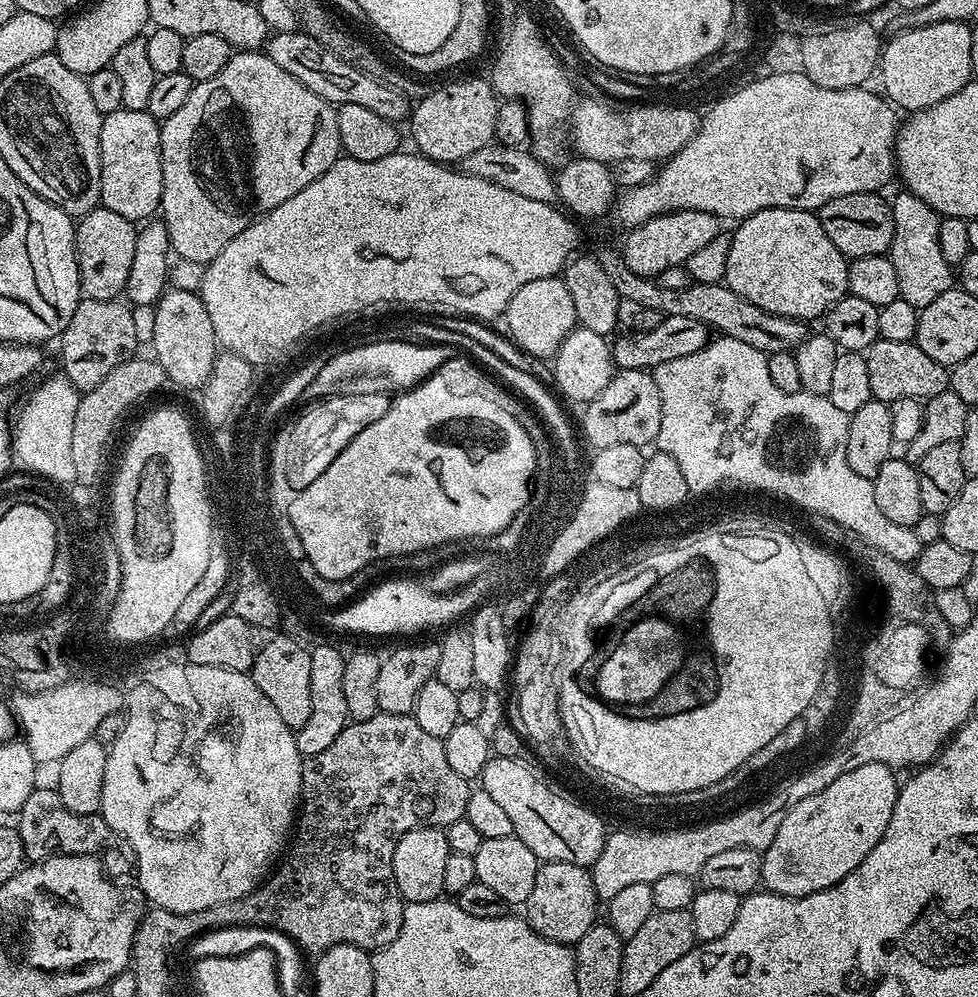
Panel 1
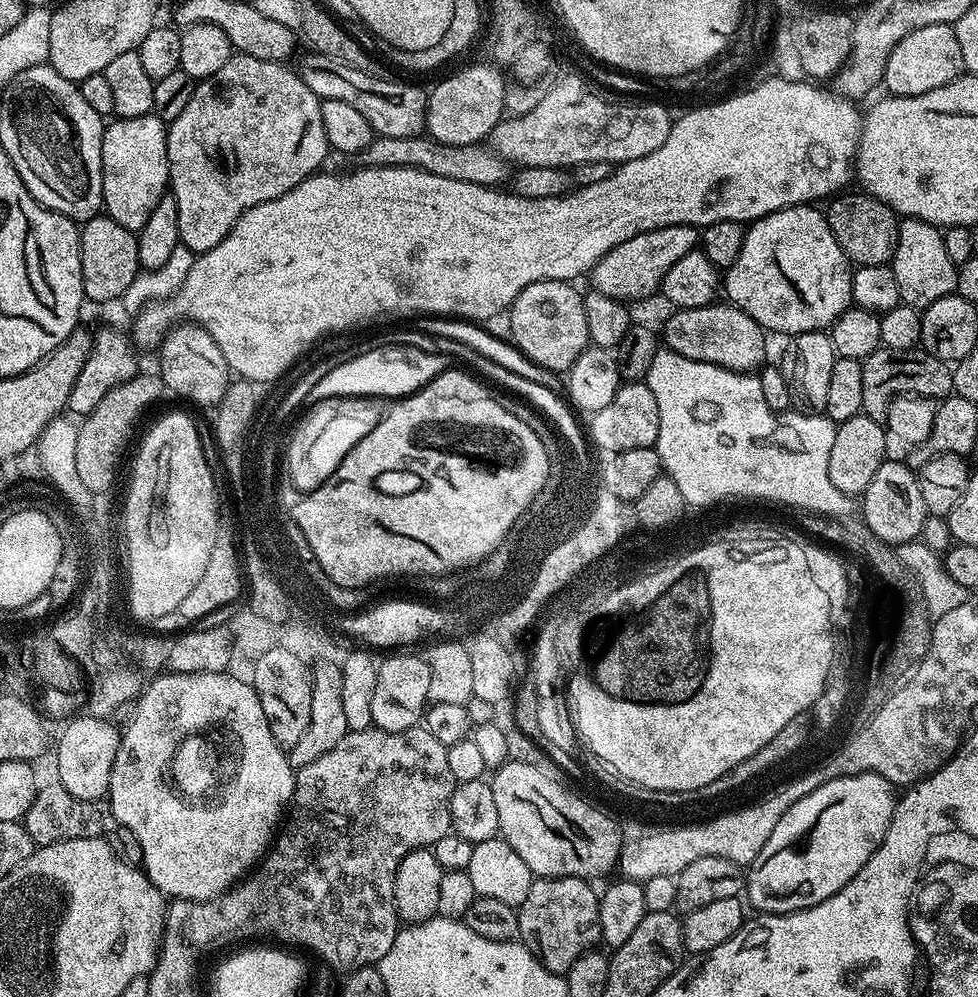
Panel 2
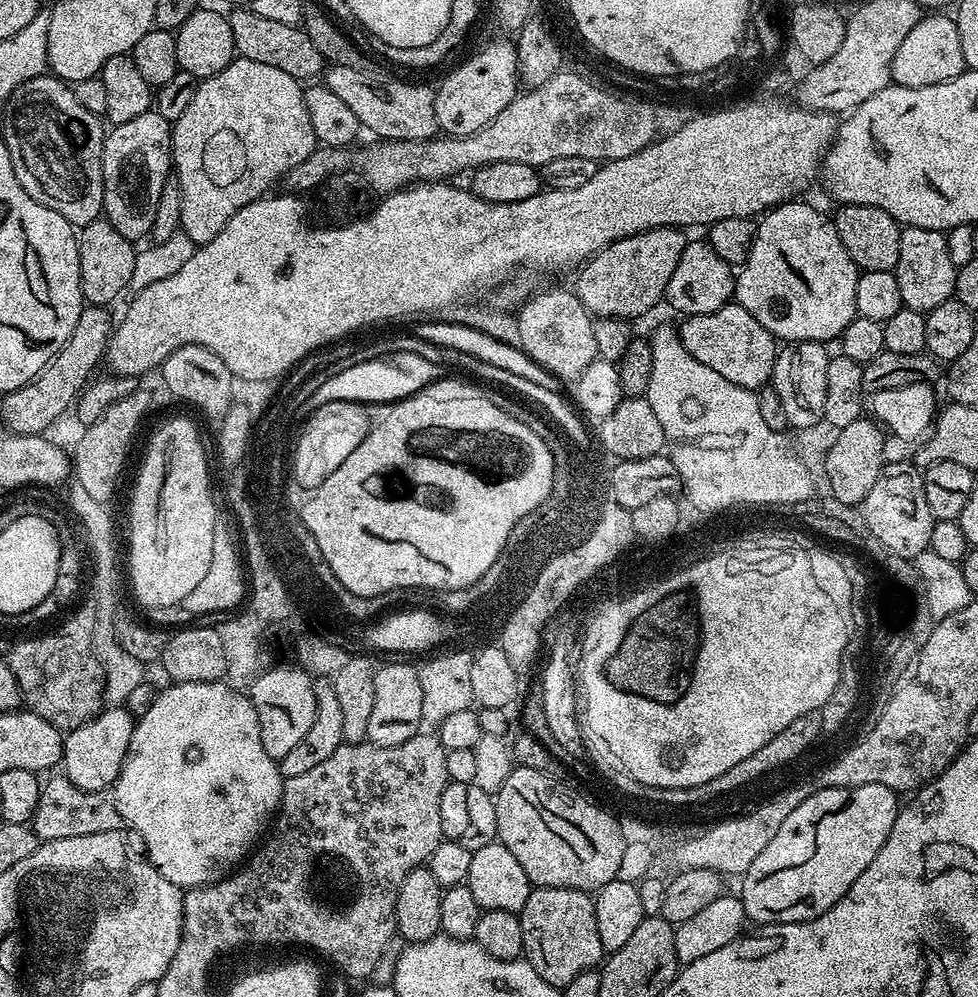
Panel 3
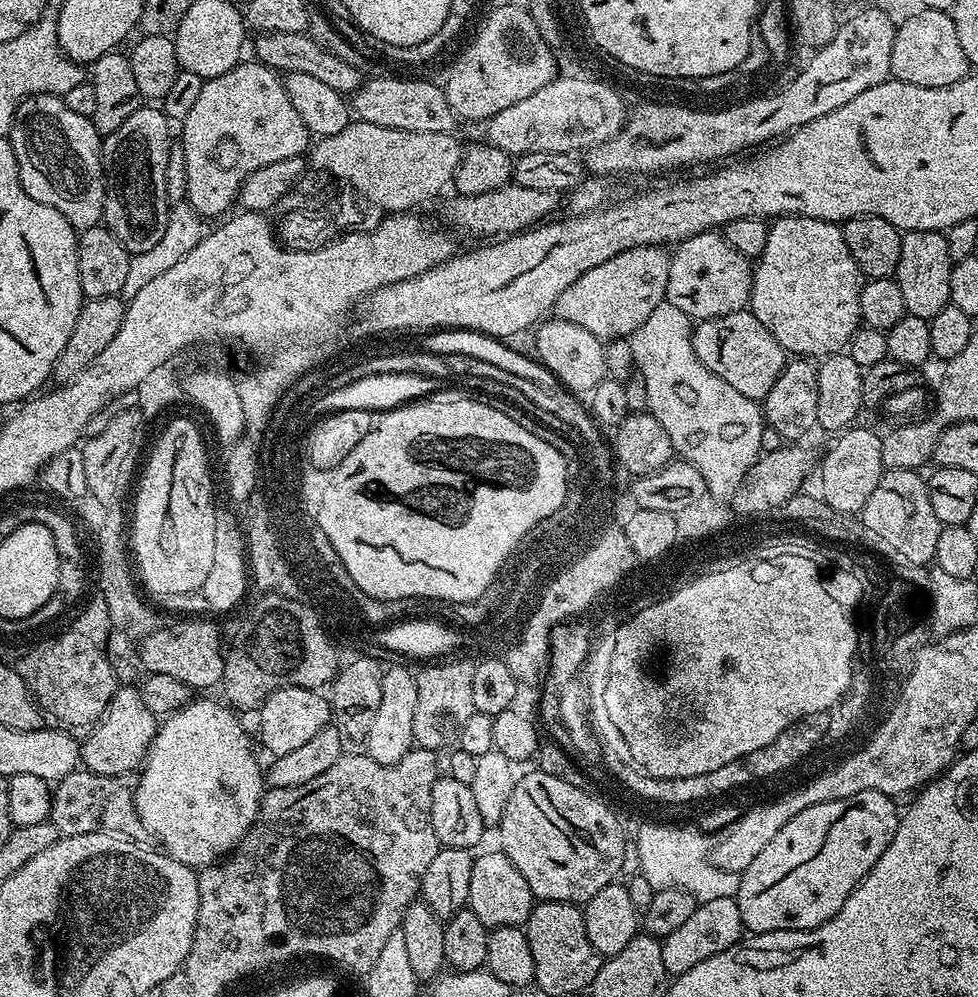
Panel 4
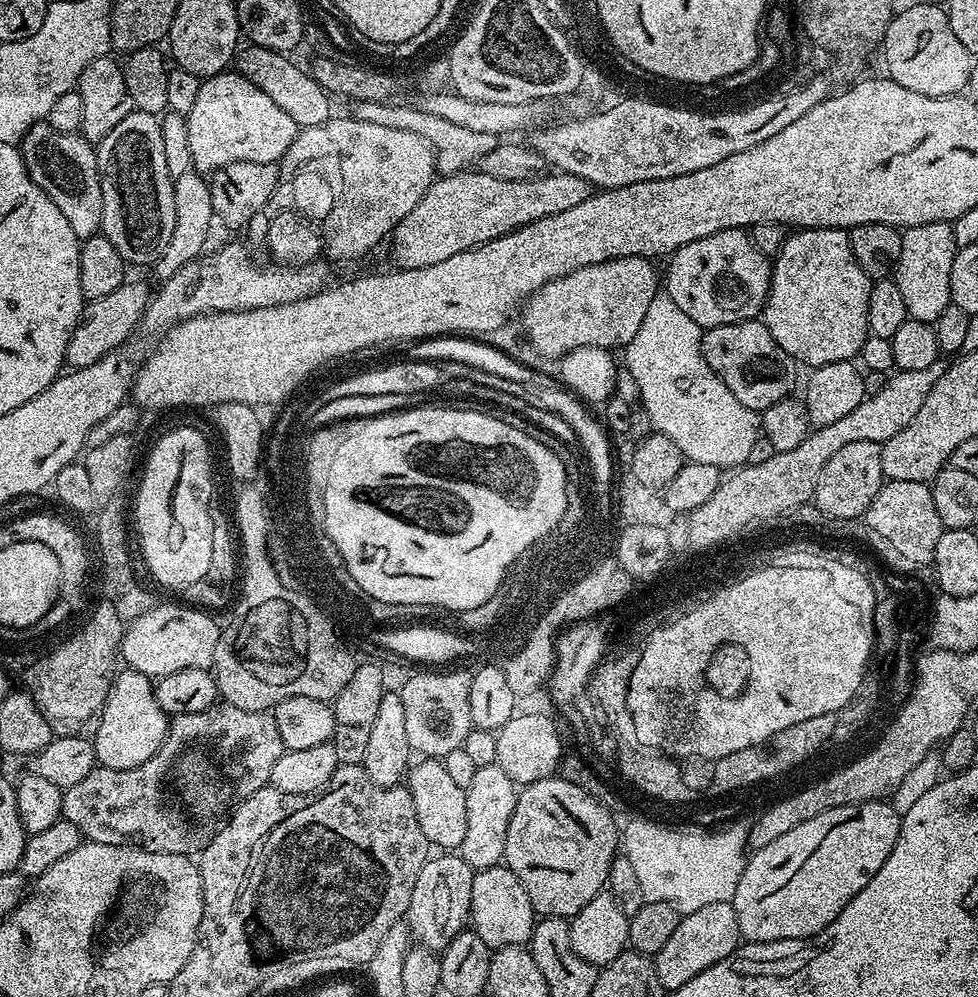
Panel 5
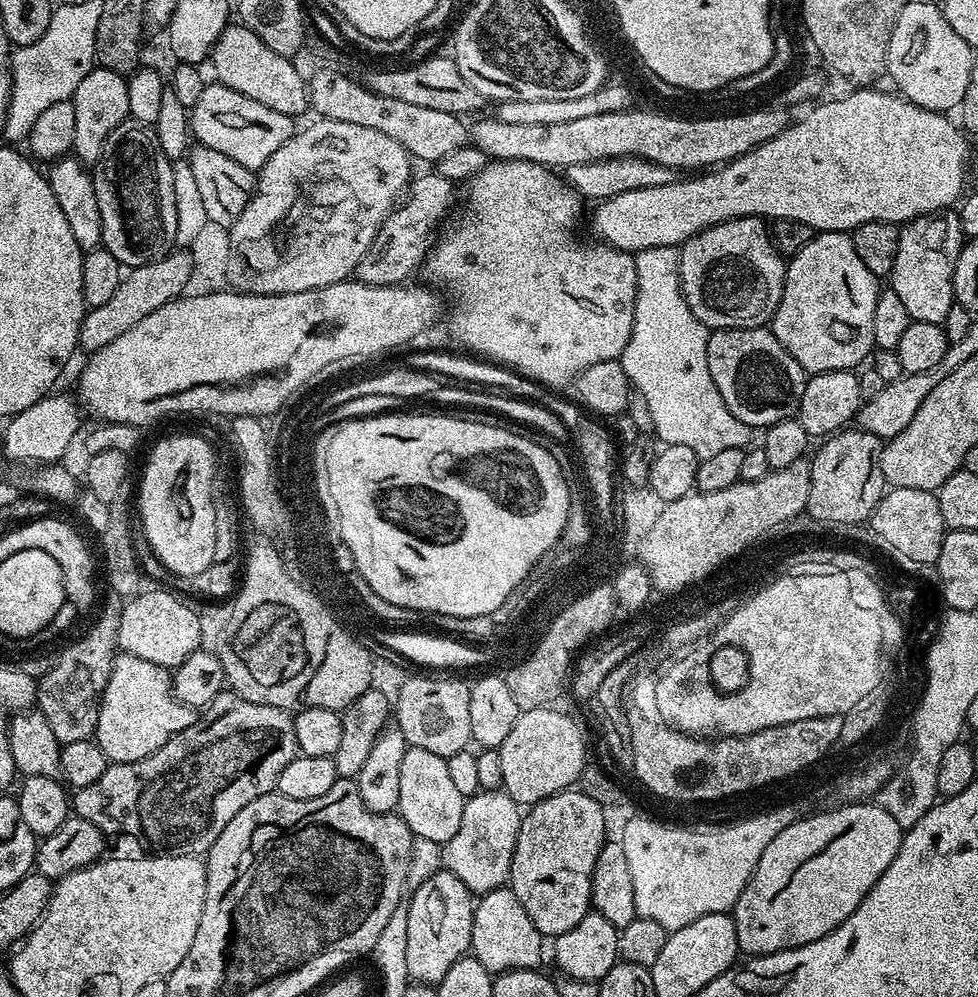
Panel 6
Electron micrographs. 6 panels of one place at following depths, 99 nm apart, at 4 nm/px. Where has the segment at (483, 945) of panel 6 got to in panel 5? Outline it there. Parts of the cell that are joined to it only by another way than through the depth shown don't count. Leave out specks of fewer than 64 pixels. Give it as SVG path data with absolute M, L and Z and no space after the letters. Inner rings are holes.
M507 866L481 868L472 878L472 897L470 898L470 928L486 942L489 949L509 948L515 944L524 946L532 939L532 930L536 927L538 914L532 909L522 882L514 878Z

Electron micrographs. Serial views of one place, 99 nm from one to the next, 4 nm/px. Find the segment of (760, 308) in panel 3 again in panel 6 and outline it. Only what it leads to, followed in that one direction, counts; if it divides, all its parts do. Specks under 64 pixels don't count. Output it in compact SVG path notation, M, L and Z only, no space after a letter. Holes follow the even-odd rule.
M816 232L813 239L806 242L787 261L782 298L770 321L770 331L792 355L794 362L804 367L805 373L855 369L863 365L874 352L874 306L878 306L878 298L882 291L880 284L881 281L874 274L870 274L870 270L866 270L862 258L858 258L849 233Z

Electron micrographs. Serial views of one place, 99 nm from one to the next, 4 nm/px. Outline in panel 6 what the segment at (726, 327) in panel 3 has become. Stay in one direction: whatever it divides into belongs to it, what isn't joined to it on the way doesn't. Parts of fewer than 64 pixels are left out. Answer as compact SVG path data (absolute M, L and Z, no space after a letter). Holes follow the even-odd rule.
M767 327L763 328L718 328L708 333L706 358L710 366L710 378L714 378L714 386L718 394L722 394L722 402L738 422L748 425L752 430L763 430L774 422L793 419L800 411L800 399L806 373L804 367L786 351L778 342L778 338Z

